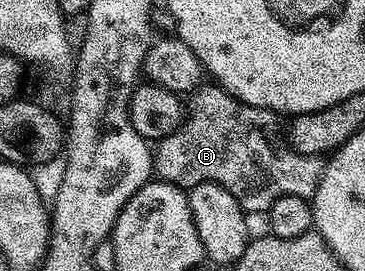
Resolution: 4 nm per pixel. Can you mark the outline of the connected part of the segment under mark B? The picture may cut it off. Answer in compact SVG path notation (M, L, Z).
M214 83L200 84L190 94L185 105L183 122L168 137L164 137L153 149L153 169L162 180L189 191L206 181L225 187L237 199L243 212L248 215L266 214L267 208L281 195L315 196L319 180L323 174L324 162L319 157L301 155L287 144L284 130L279 129L280 118L271 109L258 109L249 103L239 101L233 95Z

